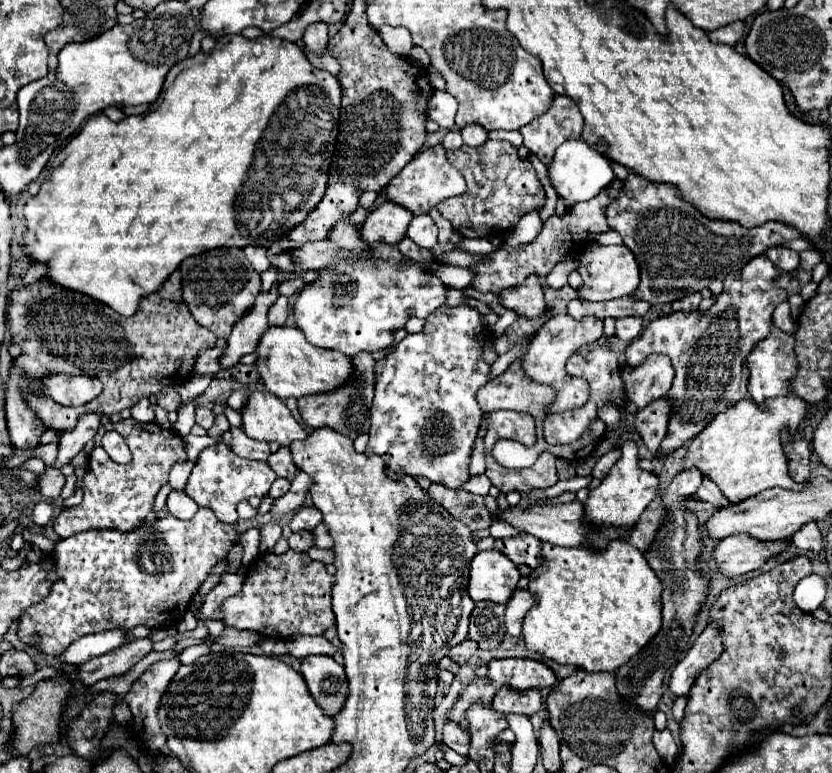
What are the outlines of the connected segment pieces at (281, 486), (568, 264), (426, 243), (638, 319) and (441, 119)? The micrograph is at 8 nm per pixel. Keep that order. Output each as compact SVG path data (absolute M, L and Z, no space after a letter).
M276 478L276 482L274 482L272 488L270 488L270 496L272 496L272 498L280 498L280 496L284 496L288 490L290 490L290 482L288 482L286 478Z
M566 258L564 262L558 262L558 266L556 268L552 268L552 272L546 276L546 282L548 282L548 286L550 288L554 288L554 290L558 290L558 288L562 288L564 284L566 284L566 278L568 278L568 274L572 272L572 270L576 270L578 268L578 258Z
M422 214L422 216L412 218L412 222L408 226L408 238L426 250L434 250L438 246L438 242L436 242L438 228L436 228L434 220L430 218L430 214Z
M630 316L616 320L616 342L628 344L634 338L638 338L644 330L644 318L642 316Z
M434 92L428 100L428 118L434 120L440 128L448 128L452 130L456 124L454 124L454 118L456 118L456 108L458 108L458 102L456 98L452 98L452 94L448 92Z

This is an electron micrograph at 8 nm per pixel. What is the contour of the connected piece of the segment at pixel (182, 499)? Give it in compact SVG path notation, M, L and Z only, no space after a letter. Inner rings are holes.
M172 490L168 494L166 508L172 516L176 516L180 520L190 520L198 512L198 504L192 502L192 498L188 498L186 492L178 492L178 490Z

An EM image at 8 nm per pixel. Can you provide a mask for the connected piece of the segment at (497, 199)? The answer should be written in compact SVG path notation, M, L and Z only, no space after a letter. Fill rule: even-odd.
M488 140L478 148L464 144L458 150L448 150L448 160L462 172L468 188L462 196L440 202L438 212L464 238L486 236L490 230L514 228L524 214L540 210L546 202L546 192L534 172L534 166L530 160L520 160L518 150L506 140Z

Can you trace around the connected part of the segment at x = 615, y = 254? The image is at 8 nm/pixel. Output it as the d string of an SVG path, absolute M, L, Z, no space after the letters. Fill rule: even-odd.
M590 246L584 250L580 258L582 284L576 290L578 300L598 302L598 300L614 300L620 296L628 296L636 292L636 286L640 282L640 272L636 266L636 260L632 258L632 252L626 246Z

